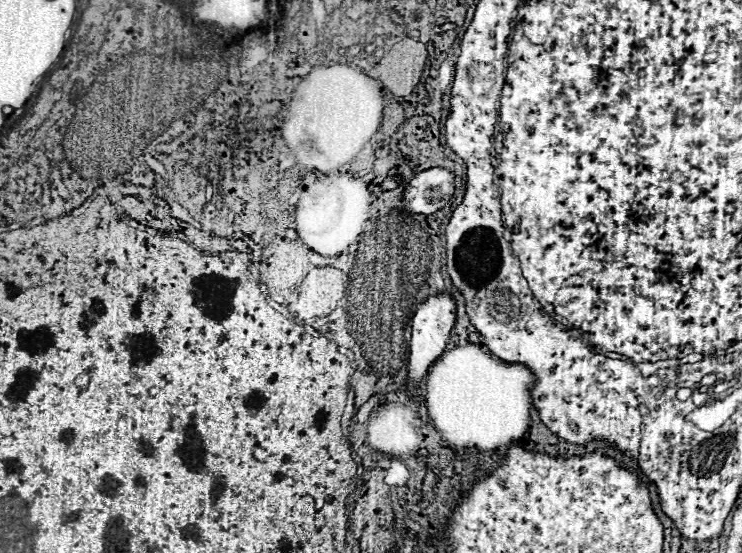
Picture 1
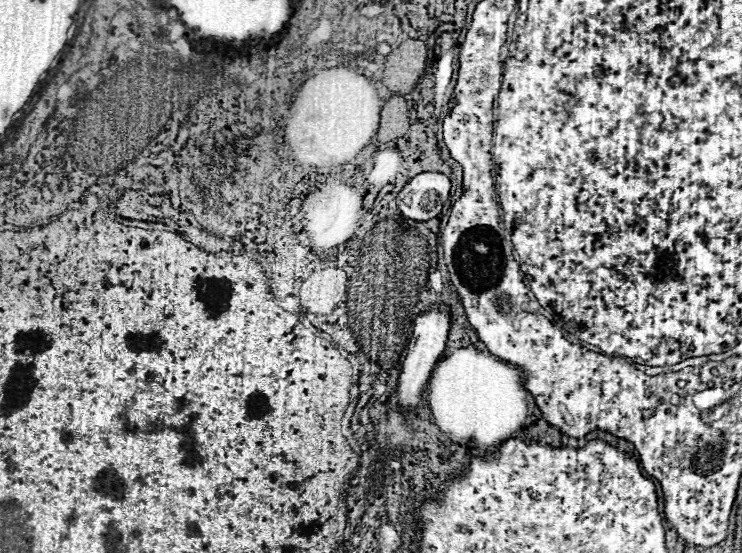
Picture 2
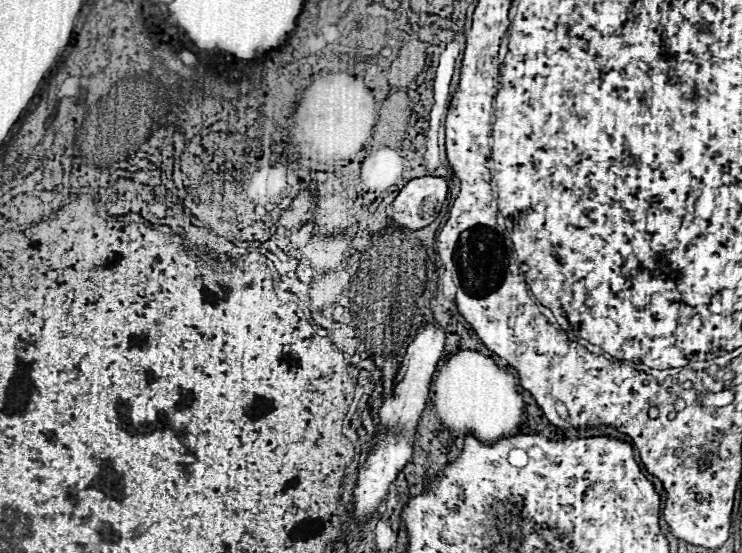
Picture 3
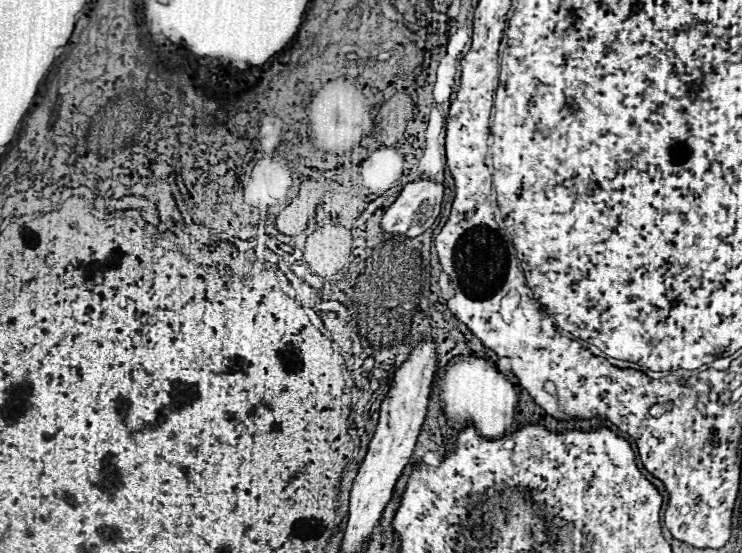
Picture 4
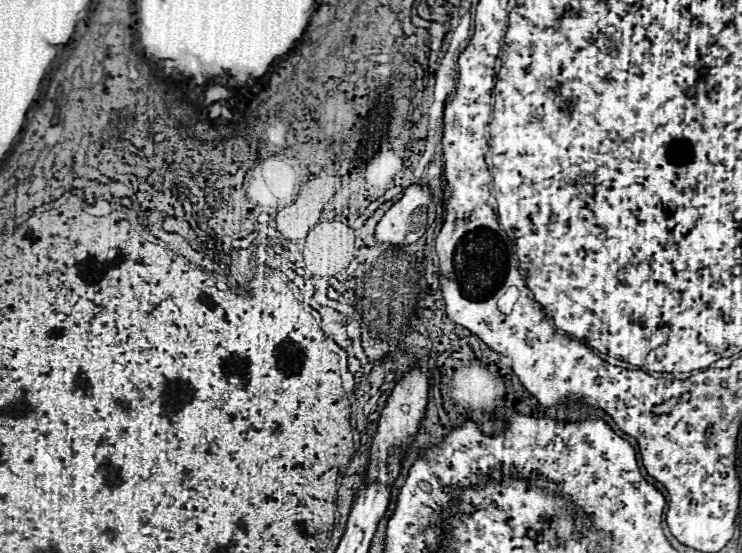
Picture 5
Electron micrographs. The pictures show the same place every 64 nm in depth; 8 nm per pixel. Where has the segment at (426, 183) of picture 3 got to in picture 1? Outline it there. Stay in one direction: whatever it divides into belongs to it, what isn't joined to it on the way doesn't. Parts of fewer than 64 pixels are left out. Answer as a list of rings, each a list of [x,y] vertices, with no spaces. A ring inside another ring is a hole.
[[[428,168],[416,174],[404,190],[404,208],[418,214],[434,214],[444,208],[454,194],[454,174],[446,168]]]

